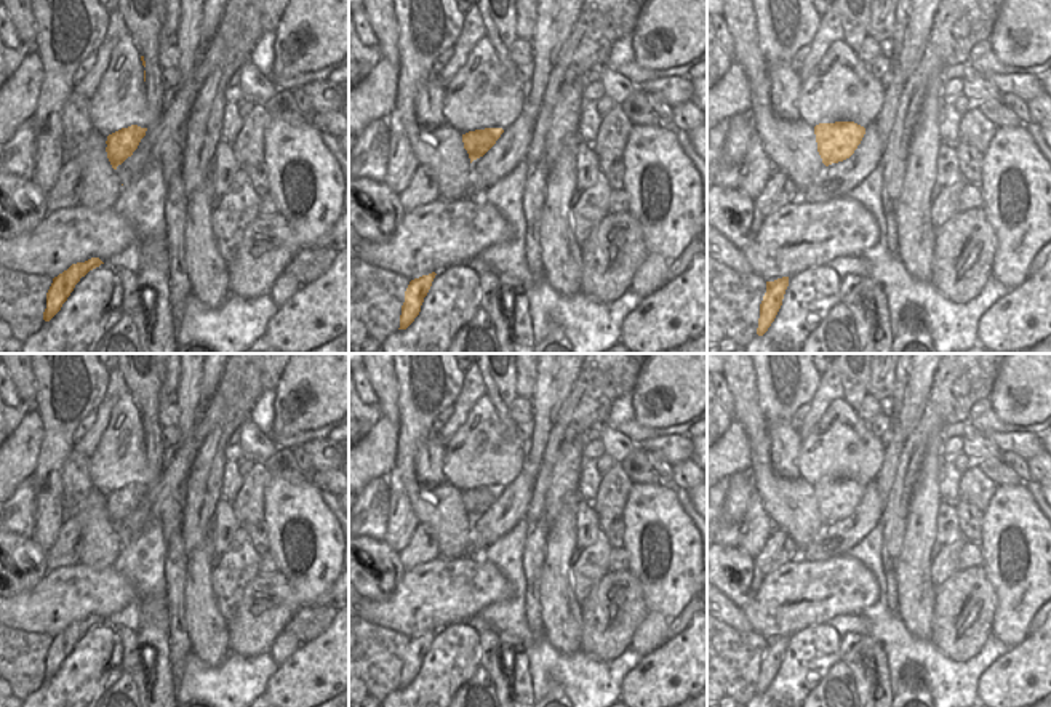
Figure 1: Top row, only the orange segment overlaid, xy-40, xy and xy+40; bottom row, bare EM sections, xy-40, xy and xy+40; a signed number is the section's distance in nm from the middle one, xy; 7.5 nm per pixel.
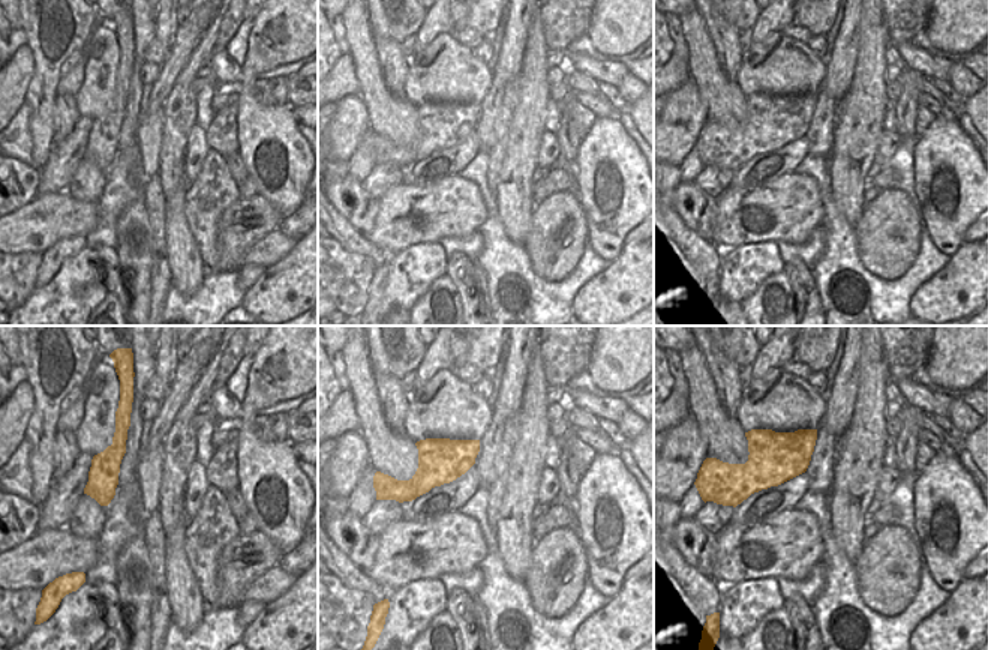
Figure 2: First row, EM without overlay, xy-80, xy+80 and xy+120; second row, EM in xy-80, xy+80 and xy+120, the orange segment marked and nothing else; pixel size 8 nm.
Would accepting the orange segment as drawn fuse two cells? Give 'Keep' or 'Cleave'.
Cleave.

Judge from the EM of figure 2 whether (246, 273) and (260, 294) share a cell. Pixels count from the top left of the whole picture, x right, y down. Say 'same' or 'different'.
different

